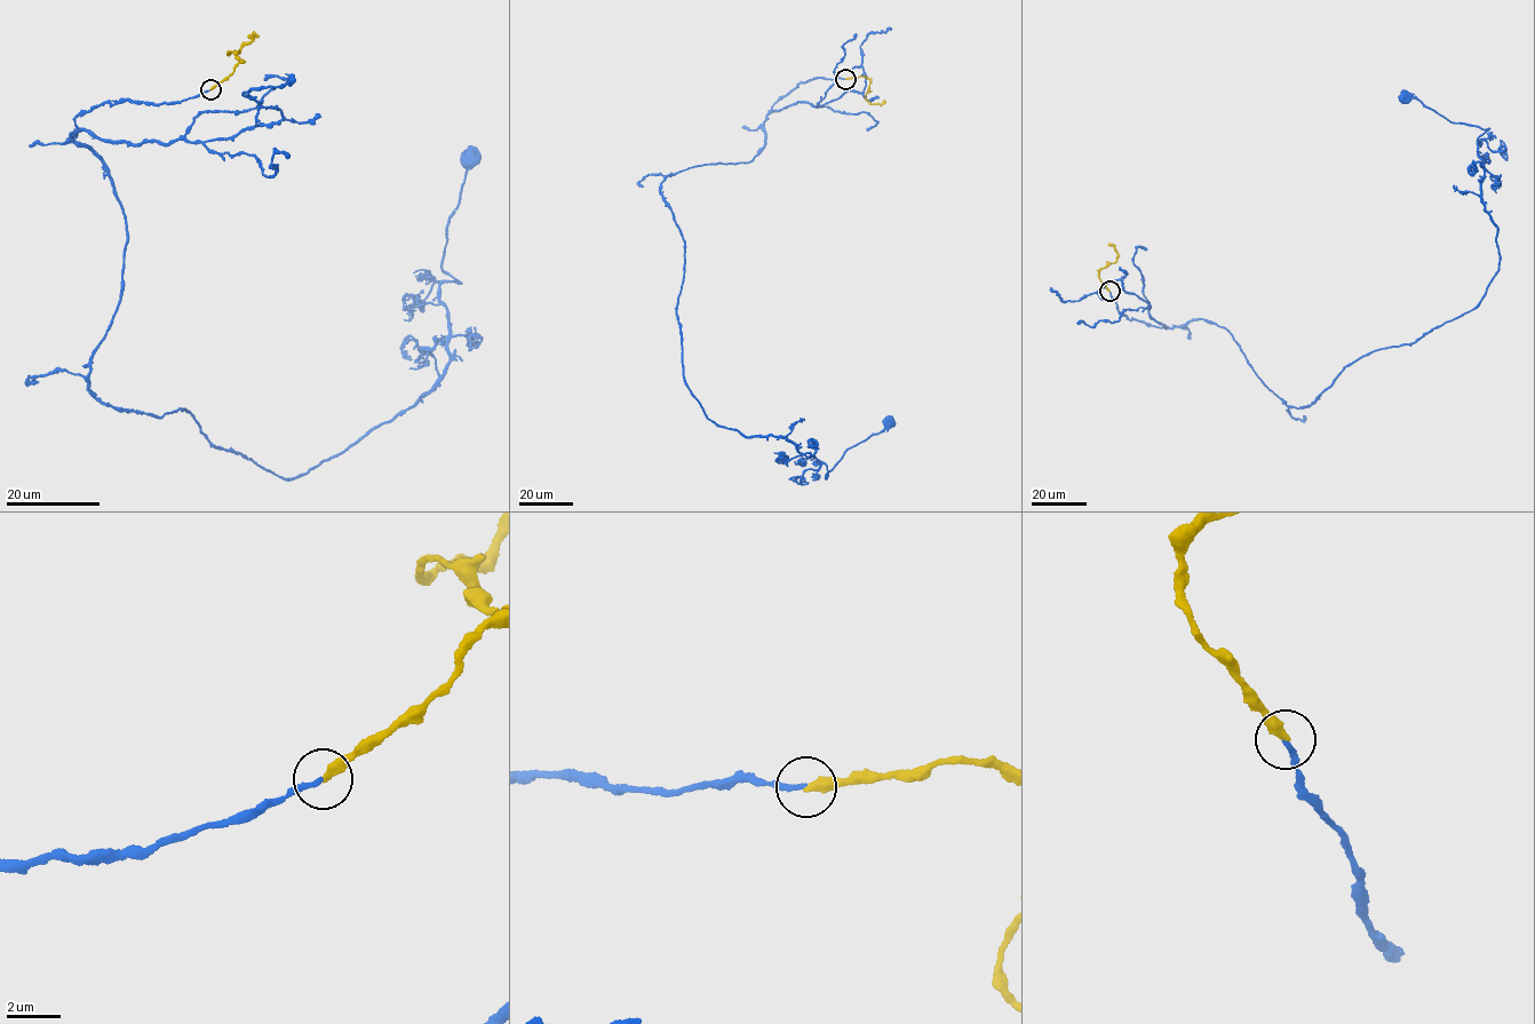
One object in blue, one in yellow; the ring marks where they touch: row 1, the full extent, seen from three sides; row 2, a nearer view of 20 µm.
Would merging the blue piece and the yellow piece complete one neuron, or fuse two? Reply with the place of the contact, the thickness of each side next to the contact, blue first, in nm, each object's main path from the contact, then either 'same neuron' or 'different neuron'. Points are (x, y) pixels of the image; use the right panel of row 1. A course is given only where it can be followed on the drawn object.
at (1110, 291); 170 nm thick on the blue side, 360 nm on the other; blue runs (1110, 291), (1130, 320), (1222, 326), (1298, 409), (1362, 356), (1474, 309), (1500, 259), (1488, 128), (1404, 97); yellow runs (1110, 291), (1098, 275), (1099, 270), (1116, 260), (1118, 254), (1108, 244); same neuron

